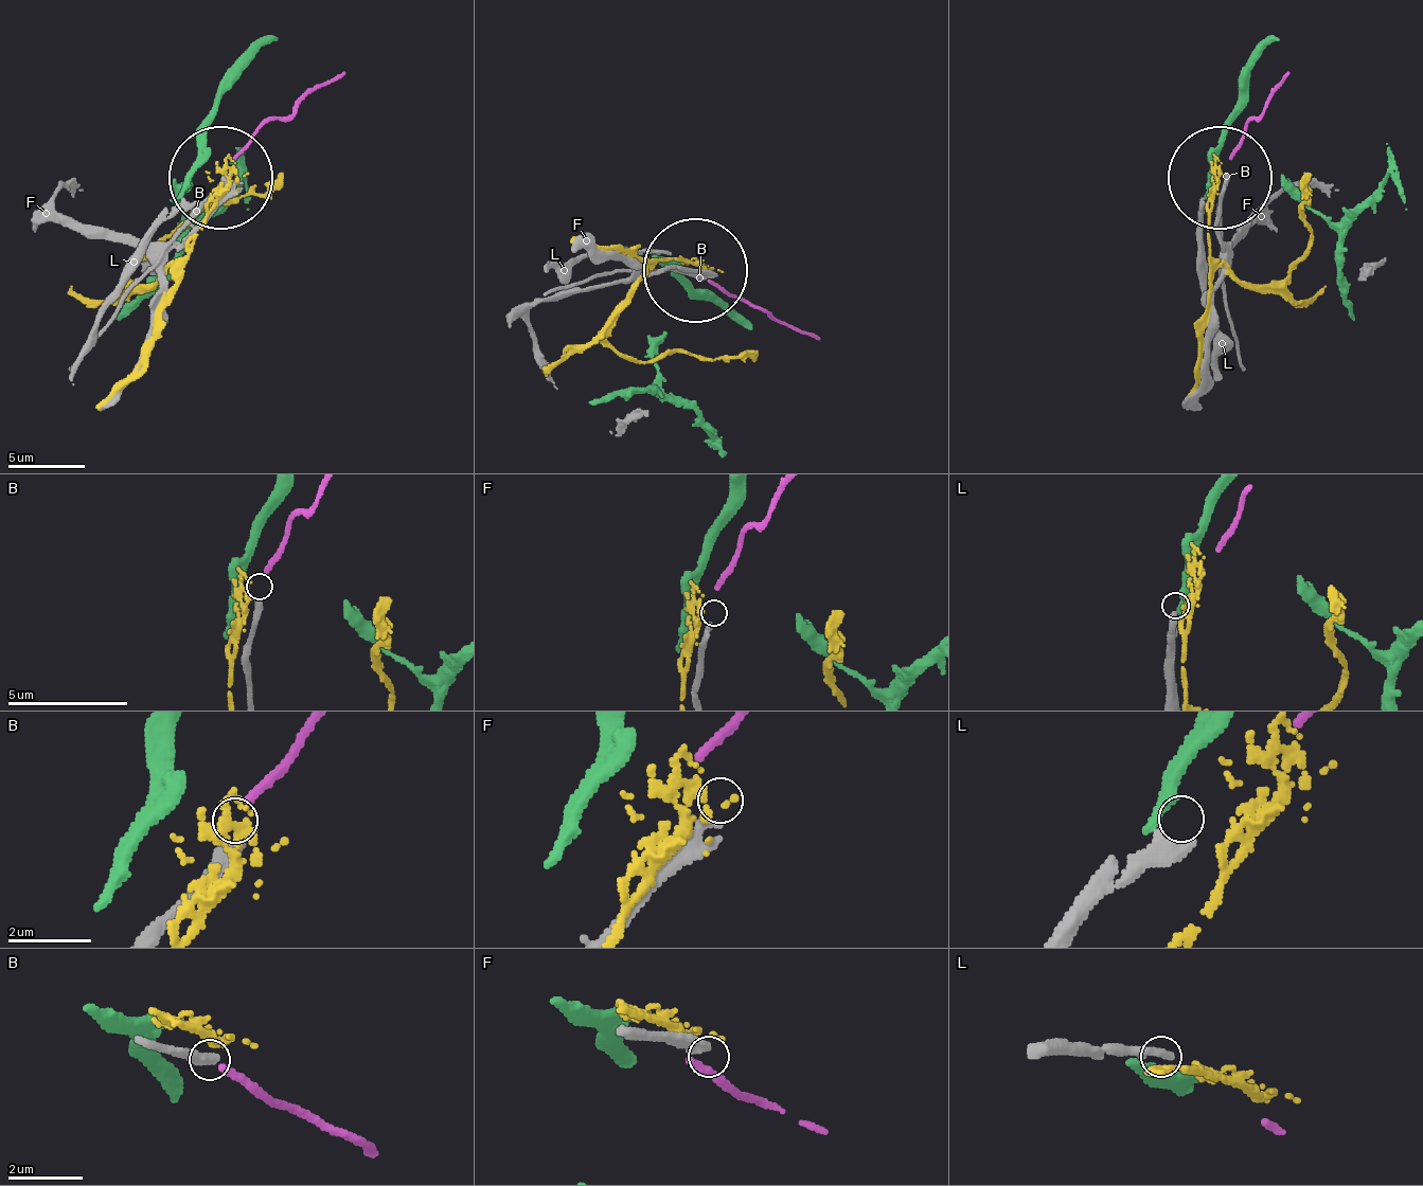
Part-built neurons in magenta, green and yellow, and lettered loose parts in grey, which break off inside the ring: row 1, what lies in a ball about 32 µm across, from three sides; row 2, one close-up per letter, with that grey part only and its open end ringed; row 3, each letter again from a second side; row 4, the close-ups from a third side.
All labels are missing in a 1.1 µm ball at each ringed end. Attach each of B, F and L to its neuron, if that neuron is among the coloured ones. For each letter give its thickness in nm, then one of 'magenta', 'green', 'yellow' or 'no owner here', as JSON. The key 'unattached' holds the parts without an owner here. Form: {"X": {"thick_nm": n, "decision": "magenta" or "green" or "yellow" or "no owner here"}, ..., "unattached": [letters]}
{"B": {"thick_nm": 360, "decision": "magenta"}, "F": {"thick_nm": 200, "decision": "no owner here"}, "L": {"thick_nm": 280, "decision": "green"}, "unattached": ["F"]}

